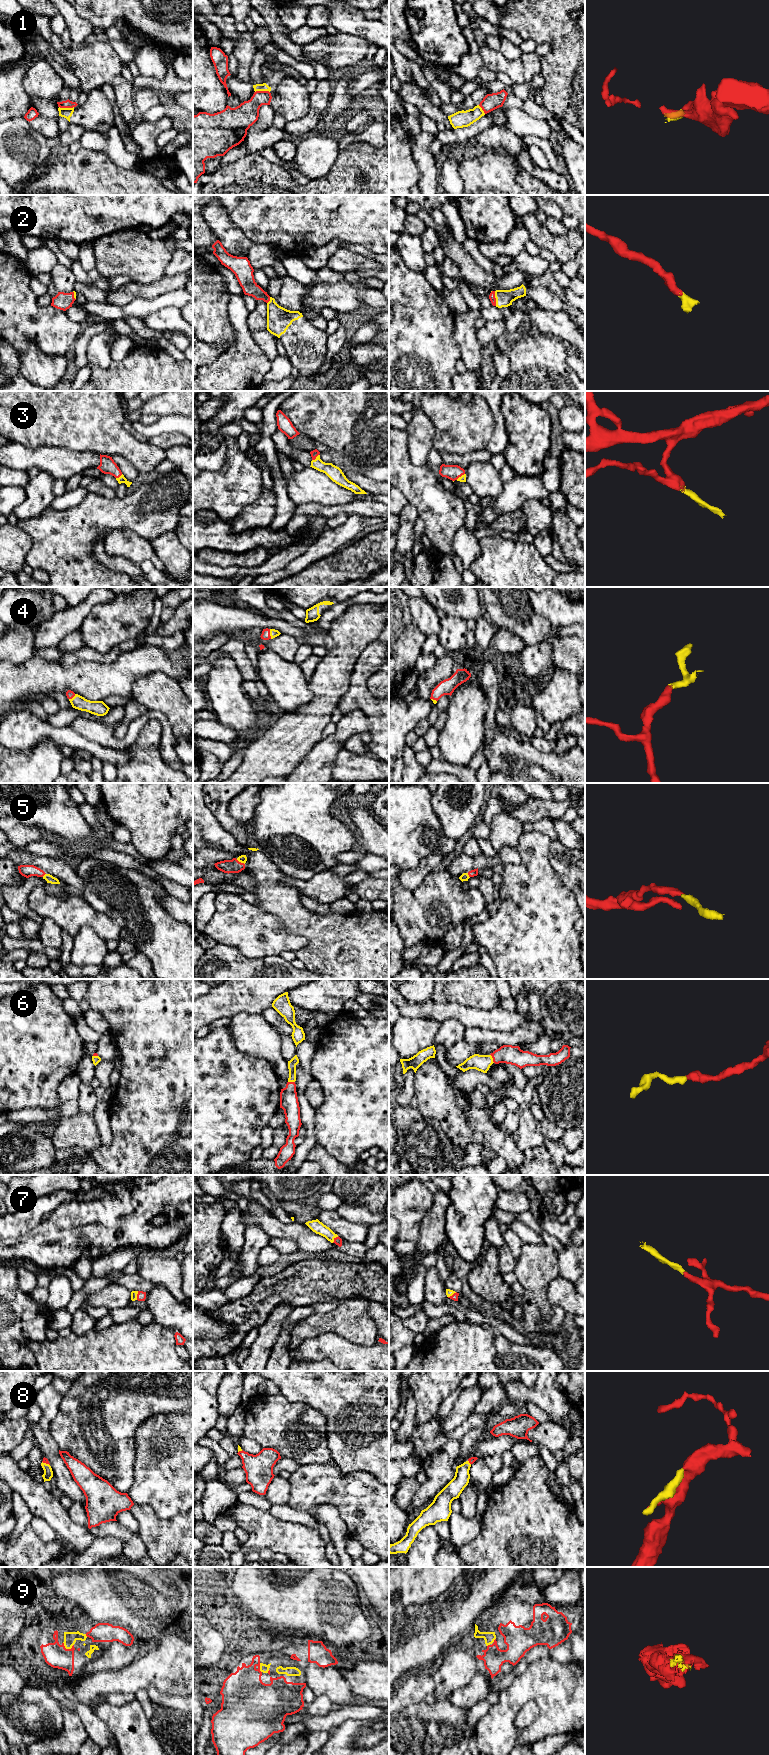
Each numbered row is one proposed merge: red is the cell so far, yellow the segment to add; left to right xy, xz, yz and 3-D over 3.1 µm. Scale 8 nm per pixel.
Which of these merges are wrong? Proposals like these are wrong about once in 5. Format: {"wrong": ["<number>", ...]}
{"wrong": ["1"]}

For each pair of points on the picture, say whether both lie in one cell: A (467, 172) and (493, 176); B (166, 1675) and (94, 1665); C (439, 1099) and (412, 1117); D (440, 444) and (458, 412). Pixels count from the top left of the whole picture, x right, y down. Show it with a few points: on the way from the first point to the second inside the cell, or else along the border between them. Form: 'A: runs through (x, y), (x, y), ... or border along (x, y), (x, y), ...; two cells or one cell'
A: runs through (473, 172), (487, 176); one cell
B: border along (139, 1655), (124, 1667), (98, 1671), (96, 1673); two cells
C: border along (417, 1107), (424, 1117), (434, 1119), (440, 1125); two cells
D: runs through (448, 436), (456, 428), (456, 420); one cell

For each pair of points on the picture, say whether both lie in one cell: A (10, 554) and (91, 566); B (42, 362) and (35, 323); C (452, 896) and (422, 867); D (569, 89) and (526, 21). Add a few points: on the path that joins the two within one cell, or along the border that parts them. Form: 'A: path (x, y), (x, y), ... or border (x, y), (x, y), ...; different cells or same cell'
A: border (25, 532), (31, 538), (32, 546), (24, 561); different cells
B: border (19, 351), (33, 344), (47, 354), (63, 356); different cells
C: border (437, 869), (430, 872), (412, 890); different cells
D: path (569, 70), (569, 54), (545, 30); same cell

